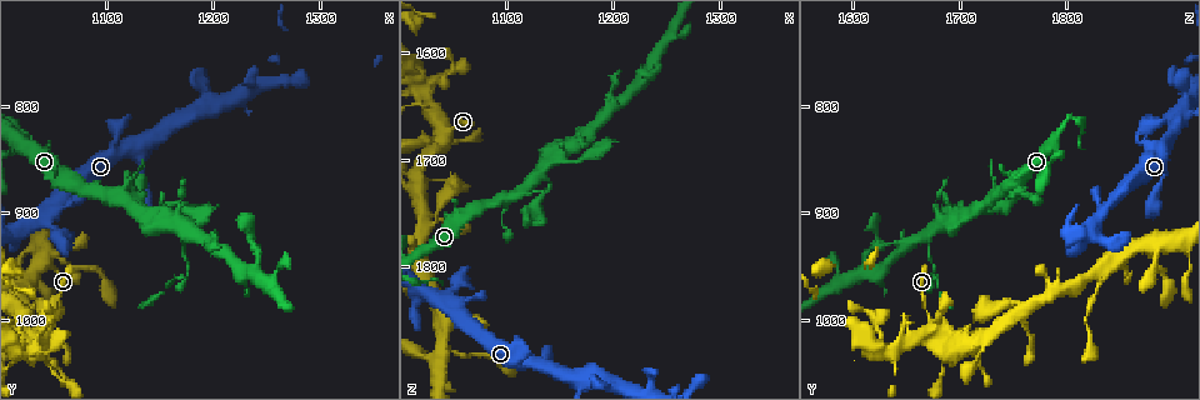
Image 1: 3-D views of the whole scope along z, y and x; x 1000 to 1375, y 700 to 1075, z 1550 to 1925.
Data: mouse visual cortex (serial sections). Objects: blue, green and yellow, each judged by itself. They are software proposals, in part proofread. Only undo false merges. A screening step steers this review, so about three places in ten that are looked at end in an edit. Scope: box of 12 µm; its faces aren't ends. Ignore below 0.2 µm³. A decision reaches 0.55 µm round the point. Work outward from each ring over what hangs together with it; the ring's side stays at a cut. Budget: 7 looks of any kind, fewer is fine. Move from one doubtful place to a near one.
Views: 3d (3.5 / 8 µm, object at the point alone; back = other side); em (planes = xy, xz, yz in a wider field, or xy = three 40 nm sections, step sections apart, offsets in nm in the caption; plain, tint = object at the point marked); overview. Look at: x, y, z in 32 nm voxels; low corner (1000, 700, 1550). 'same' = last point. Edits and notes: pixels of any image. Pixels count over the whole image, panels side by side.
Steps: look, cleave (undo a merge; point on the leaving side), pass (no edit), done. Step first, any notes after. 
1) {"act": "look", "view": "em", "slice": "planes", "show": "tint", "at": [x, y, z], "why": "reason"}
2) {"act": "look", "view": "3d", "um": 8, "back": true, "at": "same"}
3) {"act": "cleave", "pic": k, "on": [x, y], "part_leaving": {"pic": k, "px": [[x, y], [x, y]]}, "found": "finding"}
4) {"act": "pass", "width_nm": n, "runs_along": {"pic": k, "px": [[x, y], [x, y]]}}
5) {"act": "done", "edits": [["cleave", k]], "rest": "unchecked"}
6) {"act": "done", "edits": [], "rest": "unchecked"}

{"act": "look", "view": "3d", "um": 3.5, "back": true, "at": [1132, 894, 1714], "why": "three-way junction"}

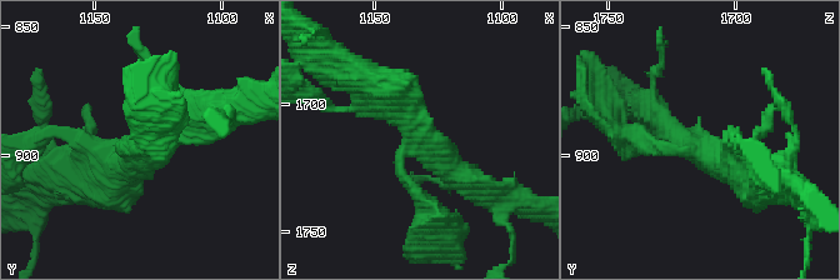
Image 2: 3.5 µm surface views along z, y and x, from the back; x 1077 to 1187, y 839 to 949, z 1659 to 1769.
{"act": "look", "view": "em", "slice": "xy", "step": 1, "show": "tint", "at": [1132, 898, 1714]}

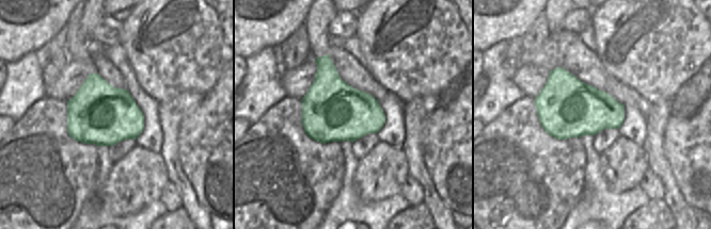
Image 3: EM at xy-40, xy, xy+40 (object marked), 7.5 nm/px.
{"act": "pass", "width_nm": 460, "runs_along": {"pic": 2, "px": [[479, 191], [368, 83]]}, "found": "continuous, no second cell"}

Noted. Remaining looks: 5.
{"act": "look", "view": "3d", "um": 8, "at": [1042, 1006, 1678], "why": "four-way junction"}

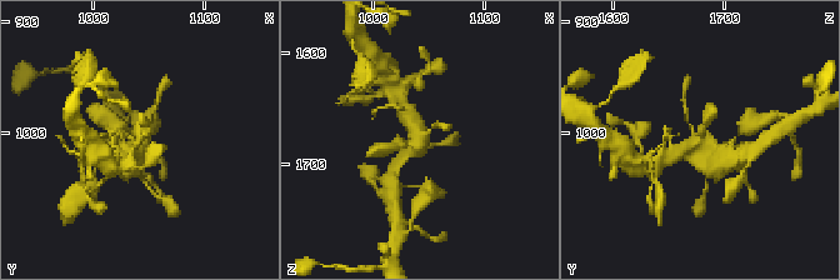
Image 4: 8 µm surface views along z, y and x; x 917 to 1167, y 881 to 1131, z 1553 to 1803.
{"act": "look", "view": "3d", "um": 3.5, "at": [1044, 1010, 1678]}

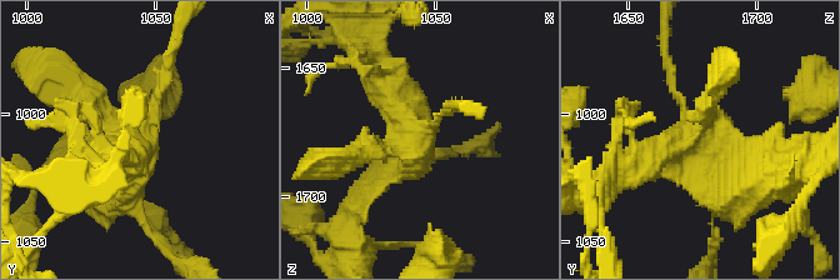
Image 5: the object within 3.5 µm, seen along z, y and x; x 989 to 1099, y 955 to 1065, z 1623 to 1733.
{"act": "look", "view": "em", "slice": "planes", "show": "tint", "at": [1044, 1008, 1680]}

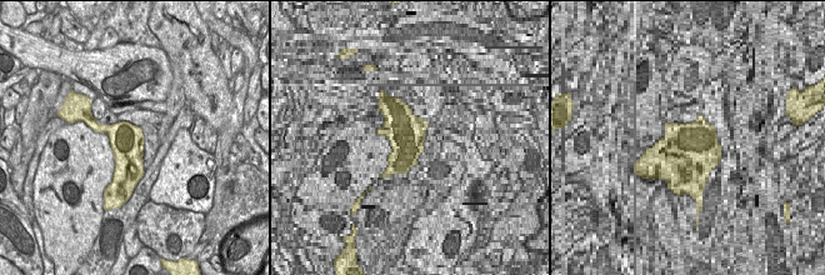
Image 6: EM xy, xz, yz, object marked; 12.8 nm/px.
{"act": "pass", "runs_along": {"pic": 5, "px": [[168, 70], [136, 154], [90, 181]]}, "found": "continuous, no second cell"}

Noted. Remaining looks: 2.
{"act": "look", "view": "em", "slice": "xy", "step": 3, "show": "tint", "at": [1030, 956, 1828], "why": "abrupt turn"}

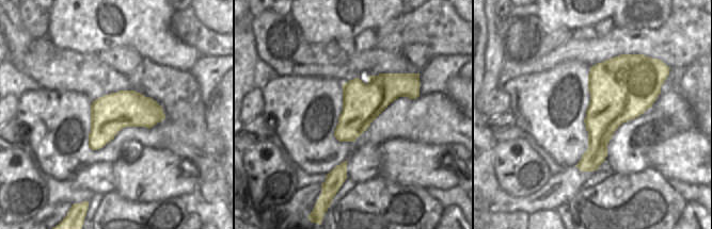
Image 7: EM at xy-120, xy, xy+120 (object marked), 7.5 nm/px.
{"act": "look", "view": "3d", "um": 3.5, "at": "same", "why": "wider look"}

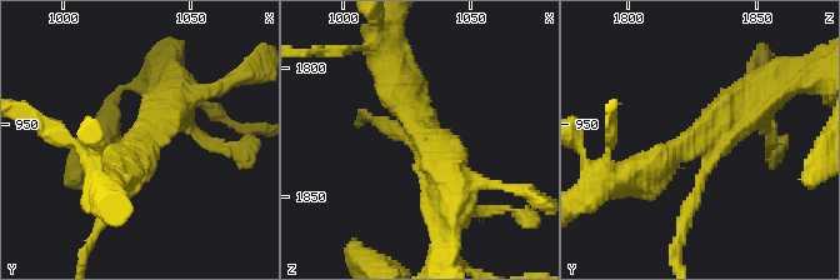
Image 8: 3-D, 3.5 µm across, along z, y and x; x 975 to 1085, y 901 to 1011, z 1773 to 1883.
{"act": "pass", "arm_widths_nm": [150, 450, 500], "runs_along": {"pic": 8, "px": [[636, 174], [758, 100]]}, "found": "one cell here"}

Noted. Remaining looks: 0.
{"act": "done", "edits": [], "rest": "unchecked"}

